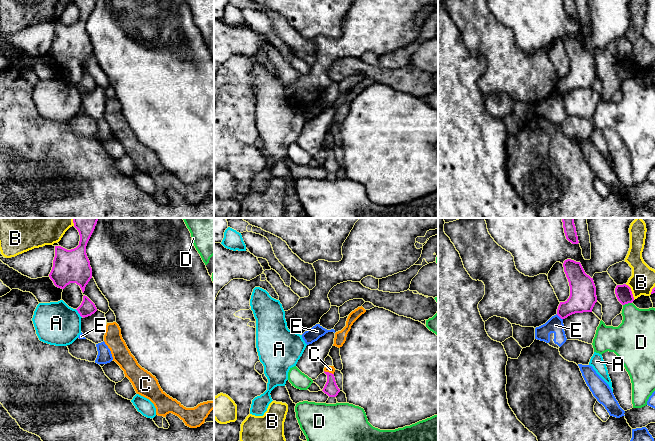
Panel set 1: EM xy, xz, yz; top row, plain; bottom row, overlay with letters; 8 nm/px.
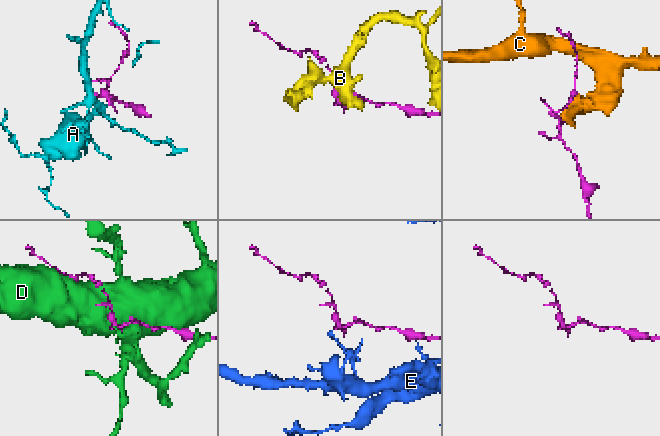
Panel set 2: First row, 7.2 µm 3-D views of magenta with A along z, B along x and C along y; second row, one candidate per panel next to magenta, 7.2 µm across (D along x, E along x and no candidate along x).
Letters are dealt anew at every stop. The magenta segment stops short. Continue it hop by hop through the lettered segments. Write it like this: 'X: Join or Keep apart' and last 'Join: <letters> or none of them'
A: Keep apart
B: Keep apart
C: Keep apart
D: Keep apart
E: Keep apart
Join: none of them

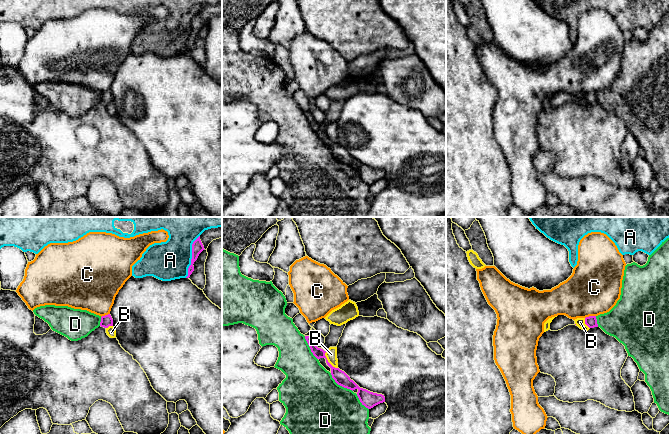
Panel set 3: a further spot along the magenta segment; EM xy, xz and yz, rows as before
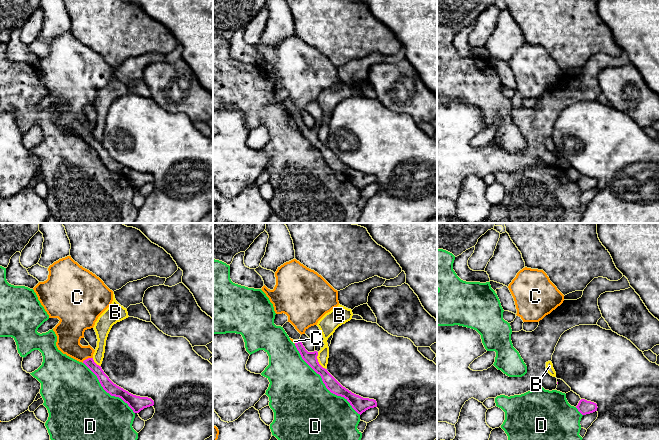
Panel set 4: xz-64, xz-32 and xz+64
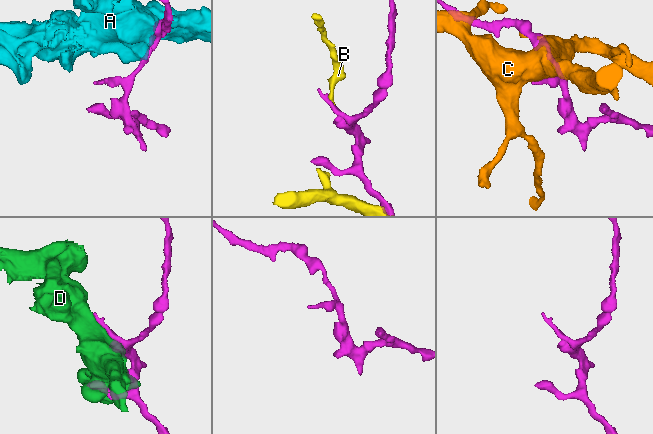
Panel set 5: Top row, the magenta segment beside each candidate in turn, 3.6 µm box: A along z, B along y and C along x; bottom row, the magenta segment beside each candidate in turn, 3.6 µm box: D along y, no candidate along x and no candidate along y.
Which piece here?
A: Keep apart
B: Keep apart
C: Keep apart
D: Keep apart
Join: none of them

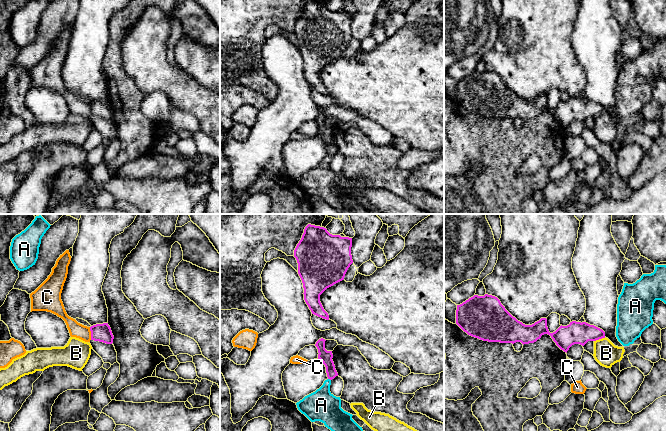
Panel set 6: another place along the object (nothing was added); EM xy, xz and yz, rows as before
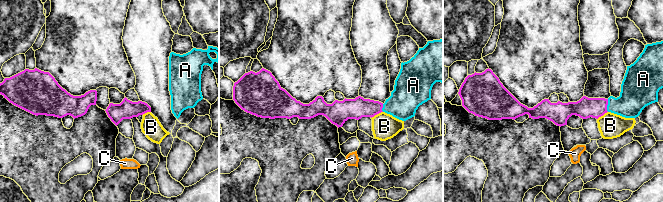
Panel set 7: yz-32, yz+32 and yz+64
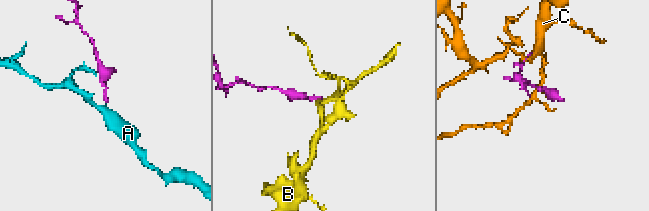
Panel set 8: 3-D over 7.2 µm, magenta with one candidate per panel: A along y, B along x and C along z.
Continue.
A: Join
B: Keep apart
C: Keep apart
Join: A

